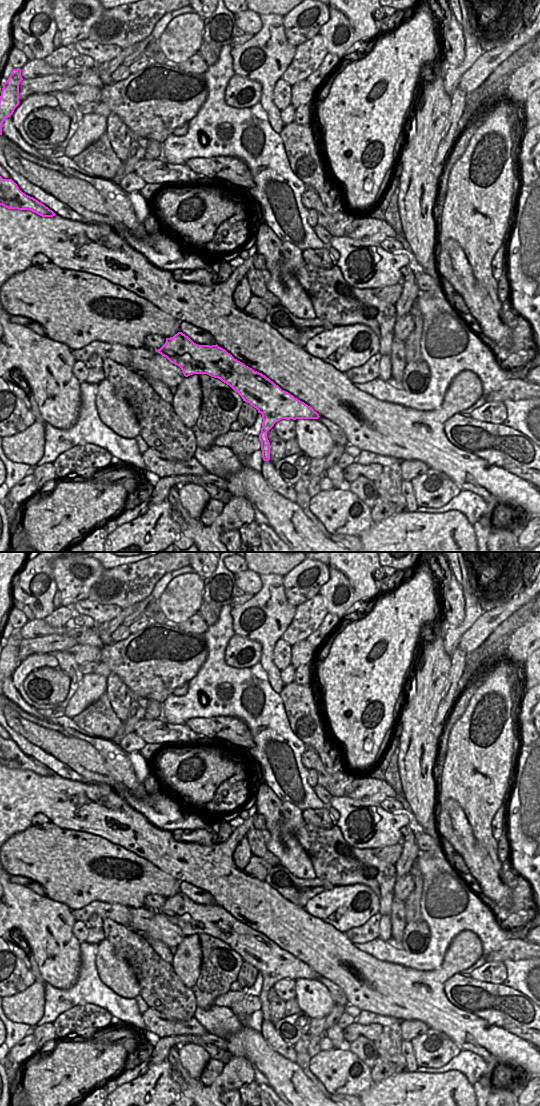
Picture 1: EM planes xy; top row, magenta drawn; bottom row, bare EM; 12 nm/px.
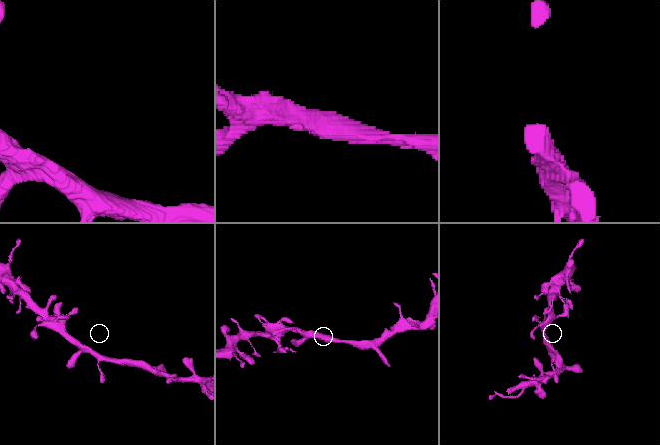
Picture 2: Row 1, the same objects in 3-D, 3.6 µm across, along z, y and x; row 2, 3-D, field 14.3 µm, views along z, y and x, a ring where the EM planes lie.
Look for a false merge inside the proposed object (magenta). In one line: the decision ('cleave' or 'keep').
keep

